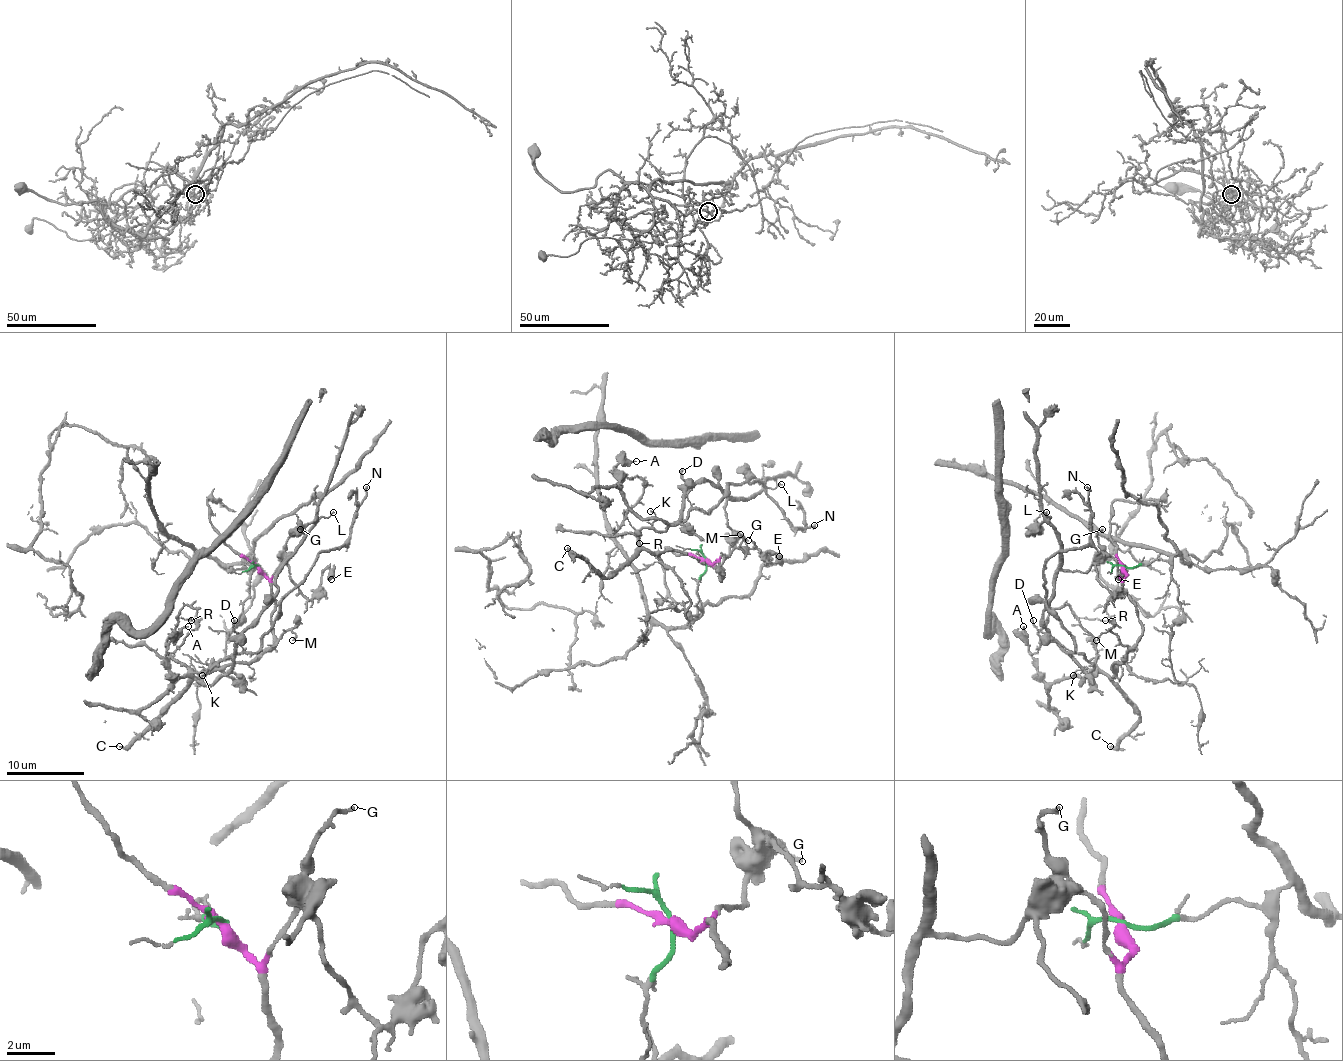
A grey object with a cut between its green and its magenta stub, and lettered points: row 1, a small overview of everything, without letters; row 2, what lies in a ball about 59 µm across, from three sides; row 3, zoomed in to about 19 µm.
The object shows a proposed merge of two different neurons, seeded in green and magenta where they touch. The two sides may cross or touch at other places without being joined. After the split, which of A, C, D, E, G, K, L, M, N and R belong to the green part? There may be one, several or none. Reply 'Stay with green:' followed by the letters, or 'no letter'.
Stay with green: no letter

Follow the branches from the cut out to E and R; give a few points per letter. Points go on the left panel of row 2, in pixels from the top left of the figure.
E: (258, 566), (268, 577), (281, 556), (289, 566), (289, 577), (310, 599), (326, 570), (330, 570), (331, 579)
R: (258, 566), (273, 604), (273, 643), (248, 663), (194, 676), (167, 653), (167, 637), (179, 620), (190, 620)

